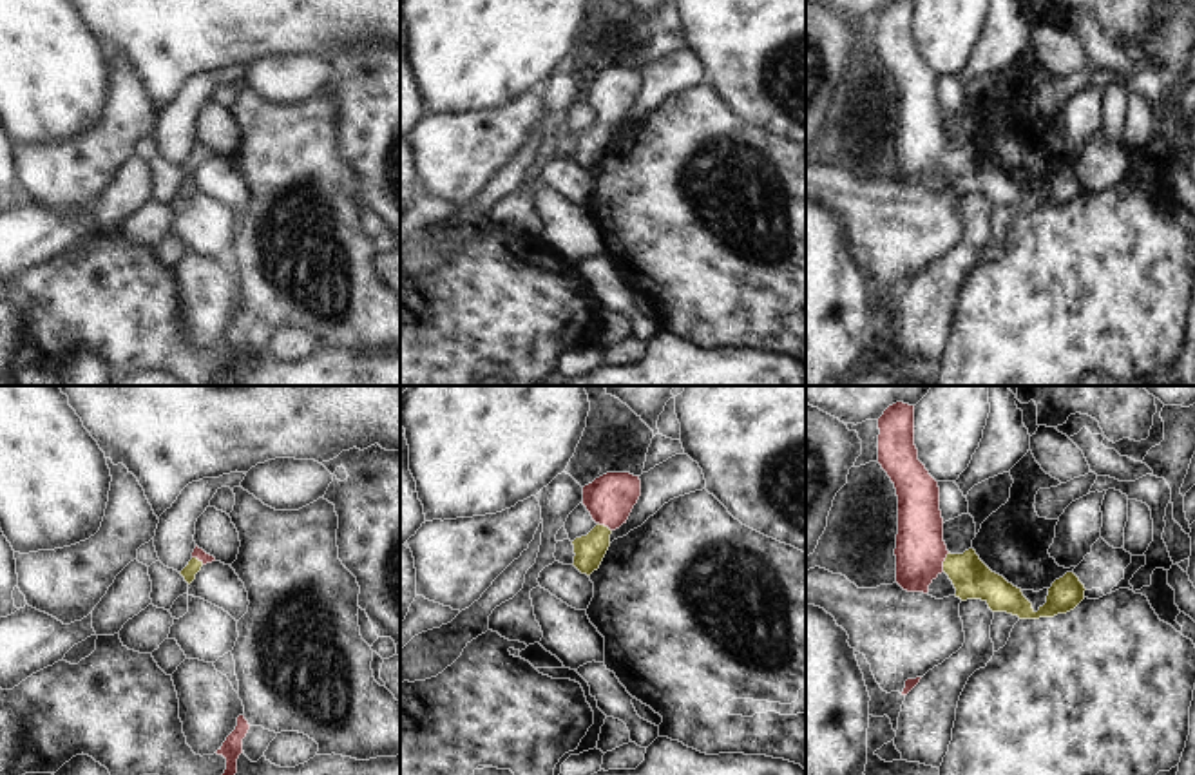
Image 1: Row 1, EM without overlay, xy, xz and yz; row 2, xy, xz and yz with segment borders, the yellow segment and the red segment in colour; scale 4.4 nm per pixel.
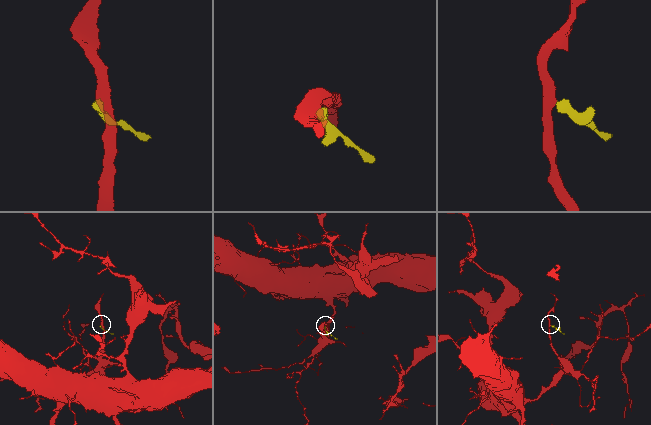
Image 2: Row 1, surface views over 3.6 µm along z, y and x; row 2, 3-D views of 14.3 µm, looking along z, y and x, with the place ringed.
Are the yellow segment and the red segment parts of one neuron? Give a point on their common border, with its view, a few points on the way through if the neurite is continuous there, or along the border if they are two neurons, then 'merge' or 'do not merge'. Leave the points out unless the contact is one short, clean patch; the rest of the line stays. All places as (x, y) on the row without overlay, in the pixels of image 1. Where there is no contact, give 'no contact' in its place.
yz (944, 156) | across yz (973, 174), (960, 162), (944, 156), (920, 145) | merge

